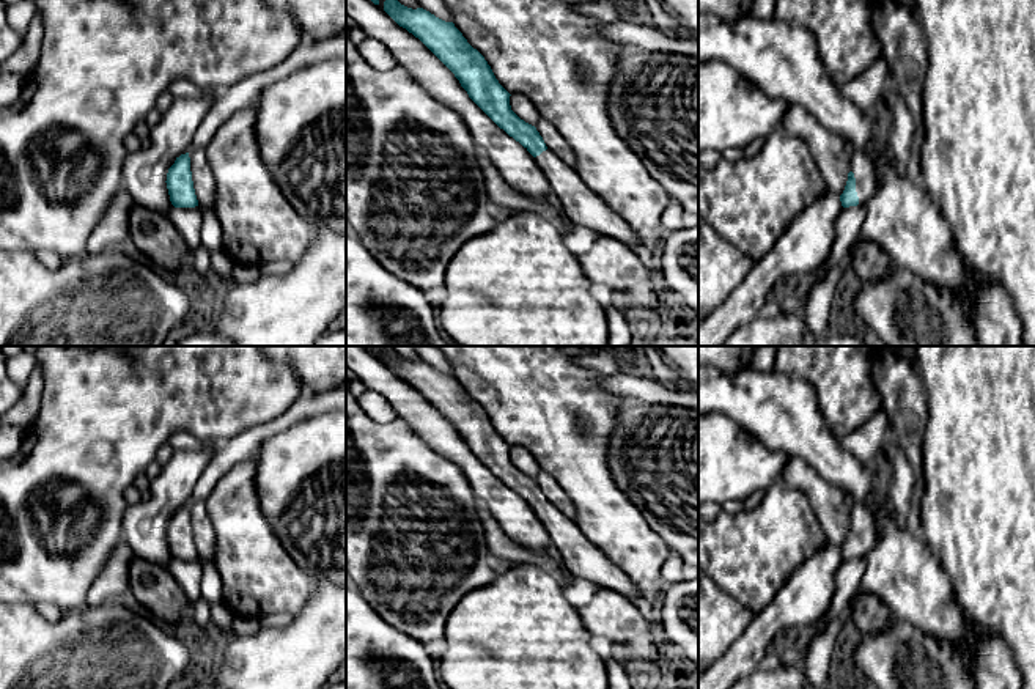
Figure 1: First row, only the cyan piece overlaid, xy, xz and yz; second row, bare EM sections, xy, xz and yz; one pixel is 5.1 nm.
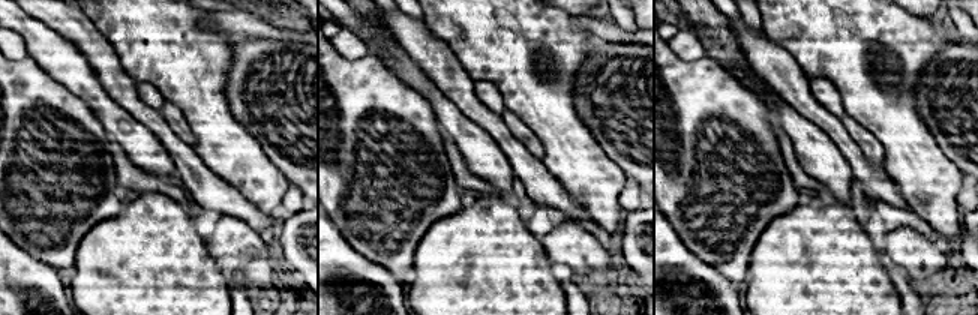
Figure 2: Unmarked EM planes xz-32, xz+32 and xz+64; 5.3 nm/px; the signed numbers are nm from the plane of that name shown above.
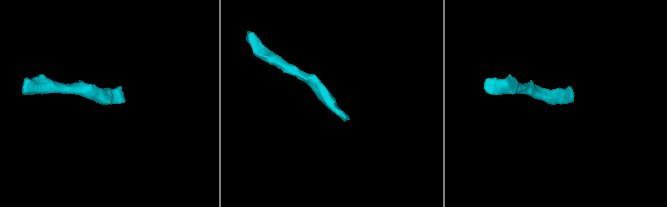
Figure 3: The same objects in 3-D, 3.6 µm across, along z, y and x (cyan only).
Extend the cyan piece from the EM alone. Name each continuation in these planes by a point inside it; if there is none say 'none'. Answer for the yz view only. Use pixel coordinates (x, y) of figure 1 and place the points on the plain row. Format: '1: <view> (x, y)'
1: yz (864, 518)

